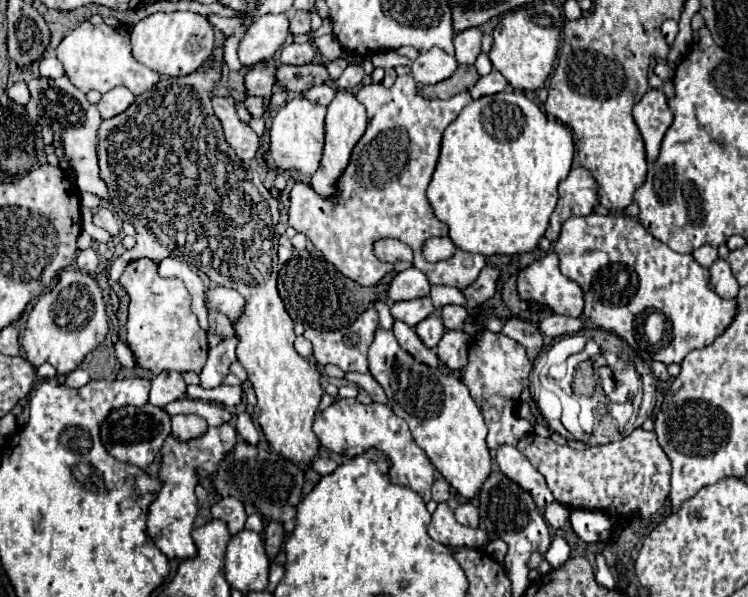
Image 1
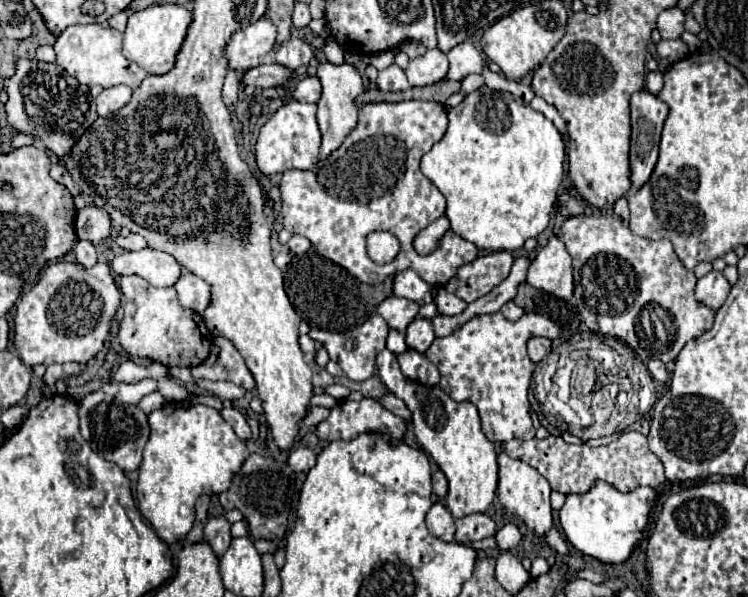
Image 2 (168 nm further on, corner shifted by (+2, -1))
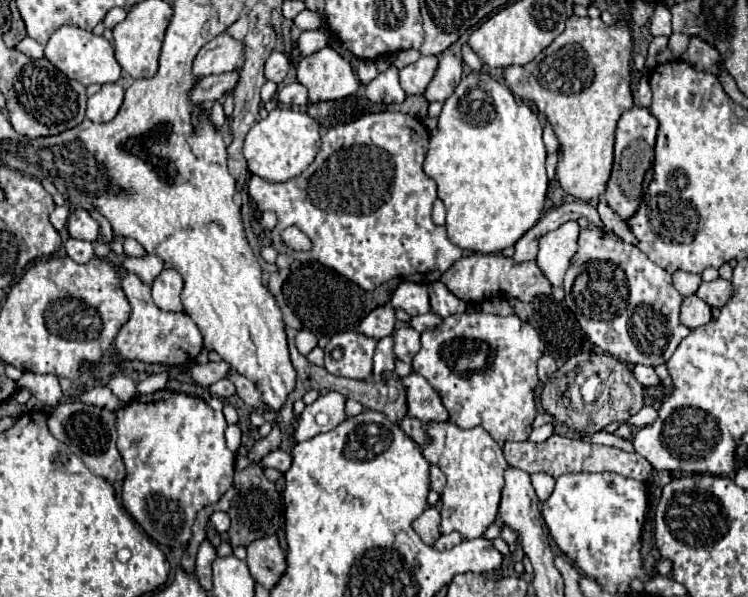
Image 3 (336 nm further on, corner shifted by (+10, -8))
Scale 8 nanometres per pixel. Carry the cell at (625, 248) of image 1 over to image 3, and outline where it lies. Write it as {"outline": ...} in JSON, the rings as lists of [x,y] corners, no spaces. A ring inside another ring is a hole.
{"outline":[[[594,228],[580,230],[578,252],[566,272],[564,292],[564,304],[574,310],[588,338],[624,364],[656,368],[664,364],[674,354],[680,340],[690,334],[678,320],[682,296],[672,286],[670,274],[636,246],[616,242],[612,232]]]}

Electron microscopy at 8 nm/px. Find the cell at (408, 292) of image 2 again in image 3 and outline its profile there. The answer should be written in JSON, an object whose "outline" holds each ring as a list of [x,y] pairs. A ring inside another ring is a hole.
{"outline":[[[400,282],[396,292],[392,294],[390,304],[394,308],[406,310],[410,316],[426,314],[430,312],[428,304],[428,290],[424,284],[414,284],[414,282]]]}

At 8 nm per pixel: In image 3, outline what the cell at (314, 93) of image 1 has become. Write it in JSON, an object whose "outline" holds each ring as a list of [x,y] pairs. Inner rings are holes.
{"outline":[[[290,82],[278,90],[278,100],[294,108],[304,108],[308,104],[308,90],[300,82]]]}

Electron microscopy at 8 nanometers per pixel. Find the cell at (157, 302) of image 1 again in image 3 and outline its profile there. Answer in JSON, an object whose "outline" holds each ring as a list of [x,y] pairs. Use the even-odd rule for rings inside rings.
{"outline":[[[136,274],[124,276],[122,290],[132,304],[132,316],[114,340],[114,348],[120,358],[140,360],[148,364],[186,364],[198,356],[202,350],[202,334],[186,312],[160,310],[150,296],[148,284],[144,284]]]}

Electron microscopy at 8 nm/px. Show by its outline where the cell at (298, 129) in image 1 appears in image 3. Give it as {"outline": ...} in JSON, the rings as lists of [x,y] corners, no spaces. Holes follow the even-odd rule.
{"outline":[[[274,108],[264,120],[256,122],[244,142],[244,158],[248,162],[248,170],[266,182],[286,182],[314,160],[314,154],[320,146],[320,134],[318,134],[318,122],[314,122],[306,112],[294,112],[294,110],[282,110]]]}

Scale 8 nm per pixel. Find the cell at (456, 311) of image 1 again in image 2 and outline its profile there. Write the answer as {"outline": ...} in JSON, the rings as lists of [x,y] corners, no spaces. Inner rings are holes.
{"outline":[[[444,287],[438,289],[436,305],[440,315],[460,315],[466,309],[466,303],[462,303],[462,299],[458,299],[456,295],[450,295]]]}

